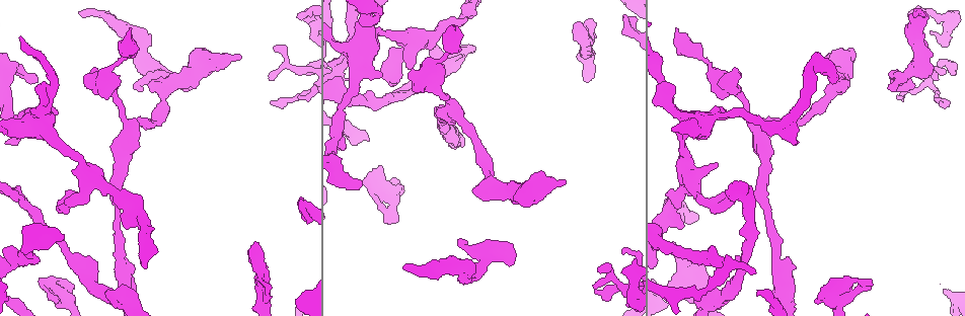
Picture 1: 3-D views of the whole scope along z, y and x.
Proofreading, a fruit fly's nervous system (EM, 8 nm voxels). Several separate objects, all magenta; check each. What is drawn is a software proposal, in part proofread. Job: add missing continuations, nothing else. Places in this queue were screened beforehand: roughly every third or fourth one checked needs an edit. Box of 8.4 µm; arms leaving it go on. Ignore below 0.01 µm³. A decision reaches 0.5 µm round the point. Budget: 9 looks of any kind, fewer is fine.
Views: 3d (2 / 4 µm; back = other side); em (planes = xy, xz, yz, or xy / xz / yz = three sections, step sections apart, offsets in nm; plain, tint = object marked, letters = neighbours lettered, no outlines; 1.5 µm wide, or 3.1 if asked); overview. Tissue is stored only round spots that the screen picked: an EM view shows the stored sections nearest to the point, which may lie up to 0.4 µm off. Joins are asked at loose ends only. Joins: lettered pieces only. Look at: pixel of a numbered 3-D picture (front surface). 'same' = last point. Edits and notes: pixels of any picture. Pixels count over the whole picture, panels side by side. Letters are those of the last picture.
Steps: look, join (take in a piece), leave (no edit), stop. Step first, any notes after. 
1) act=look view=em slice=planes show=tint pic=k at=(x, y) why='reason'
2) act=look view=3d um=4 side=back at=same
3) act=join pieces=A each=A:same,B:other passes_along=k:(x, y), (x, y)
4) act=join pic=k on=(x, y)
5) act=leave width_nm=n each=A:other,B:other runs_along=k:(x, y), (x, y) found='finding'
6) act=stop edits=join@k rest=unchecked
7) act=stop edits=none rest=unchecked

act=look view=em slice=planes show=letters pic=1 at=(583, 27) why='branch stops here'

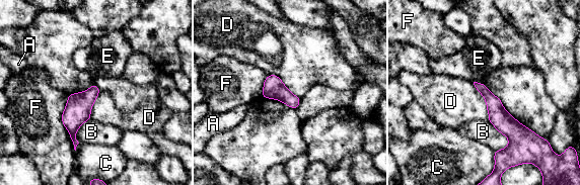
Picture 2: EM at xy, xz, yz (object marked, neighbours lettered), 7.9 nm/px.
act=leave width_nm=130 longest_contact=F:440nm each=A:other,B:other,C:other,D:other,E:other,F:other found='no lettered piece goes on from it'

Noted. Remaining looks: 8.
act=look view=3d um=2 pic=1 at=(240, 56) why='branch stops here'

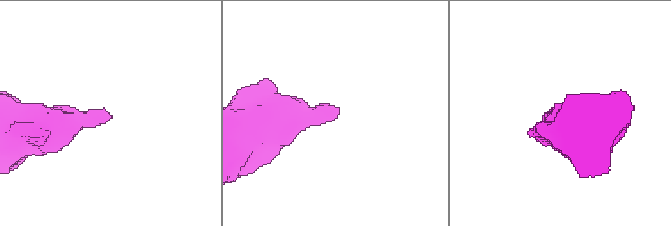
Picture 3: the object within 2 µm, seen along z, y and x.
act=look view=em slice=xz step=8 show=tint pic=3 at=(110, 115)

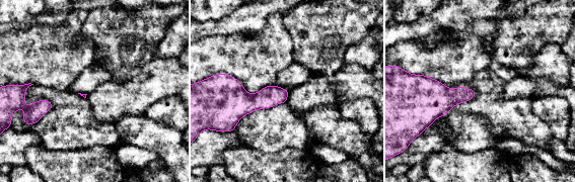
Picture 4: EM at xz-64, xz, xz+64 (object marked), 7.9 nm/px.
act=look view=em slice=xy step=8 show=letters at=same why='another direction'

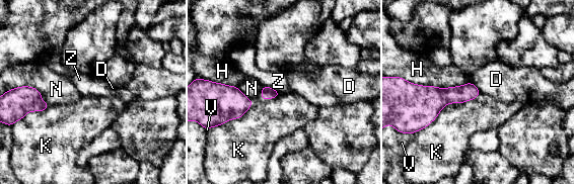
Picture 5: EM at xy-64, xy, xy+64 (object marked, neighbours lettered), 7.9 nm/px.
act=leave each=D:other,H:other,K:other,N:other,V:other,Z:other border=5:(263, 85), (272, 87), (280, 94) found='none of them fits'

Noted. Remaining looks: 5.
act=look view=em slice=planes show=letters pic=1 at=(134, 86) why='branch stops here'

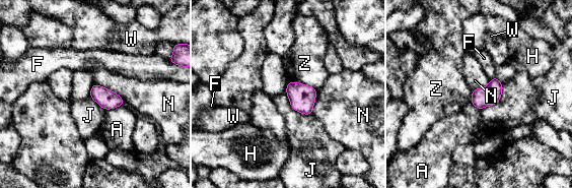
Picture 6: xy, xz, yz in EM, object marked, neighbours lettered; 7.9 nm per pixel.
act=leave each=A:other,F:other,H:other,J:other,N:other,W:other,Z:other border=6:(285, 90), (295, 110), (311, 114) found='no lettered piece goes on from it'

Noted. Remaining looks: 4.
act=look view=3d um=2 pic=1 at=(622, 252) why='tapers out'

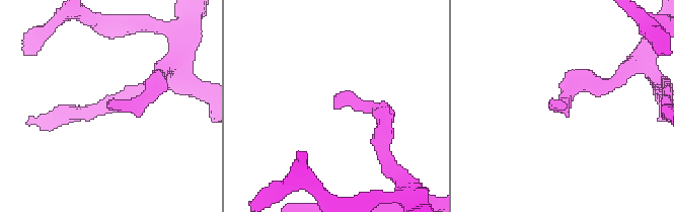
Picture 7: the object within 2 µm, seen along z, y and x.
act=look view=em slice=planes show=letters pic=7 at=(336, 105) why='shape alone is not enough'

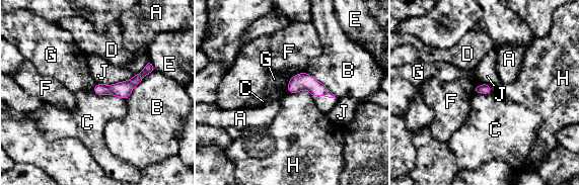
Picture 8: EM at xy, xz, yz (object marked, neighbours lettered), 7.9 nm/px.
act=leave each=A:other,B:other,C:other,D:other,E:other,F:other,G:other,H:other,J:other border=8:(288, 93), (307, 90), (311, 96) found='no lettered piece goes on from it'

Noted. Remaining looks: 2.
act=stop edits=none rest=unchecked

